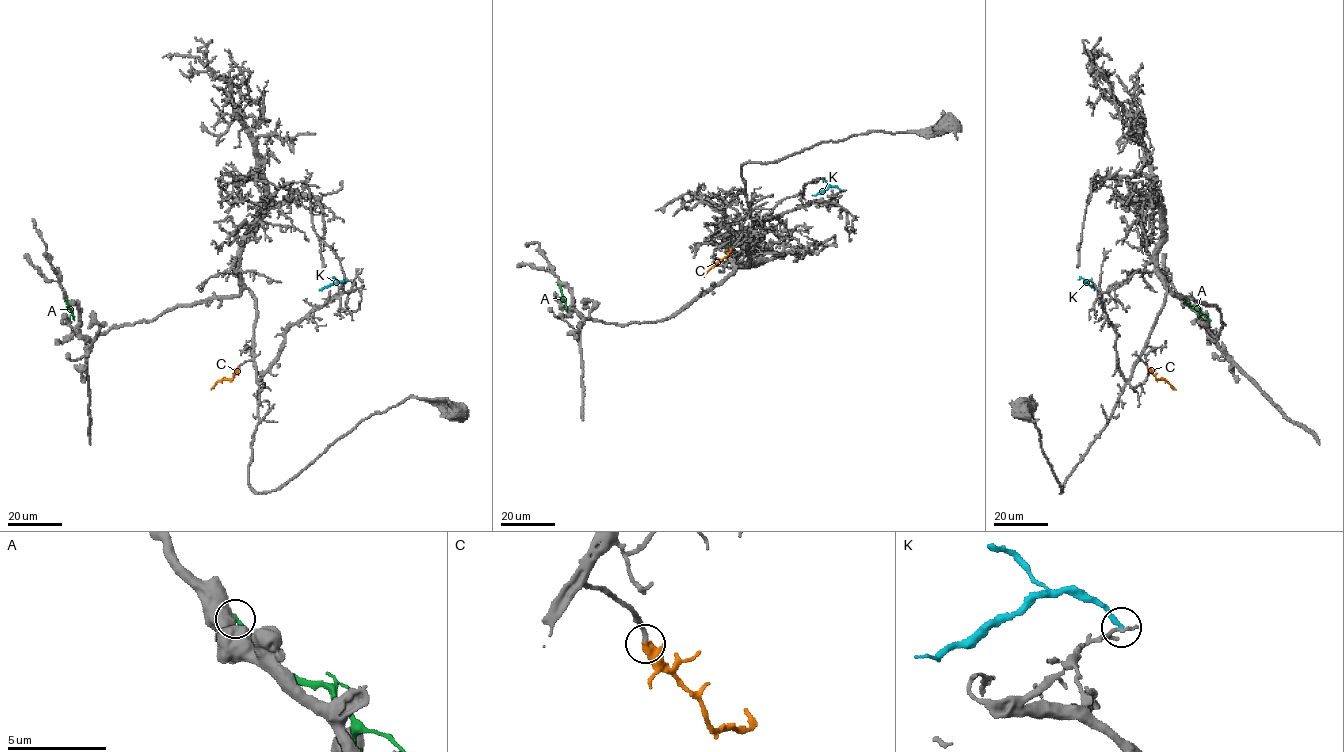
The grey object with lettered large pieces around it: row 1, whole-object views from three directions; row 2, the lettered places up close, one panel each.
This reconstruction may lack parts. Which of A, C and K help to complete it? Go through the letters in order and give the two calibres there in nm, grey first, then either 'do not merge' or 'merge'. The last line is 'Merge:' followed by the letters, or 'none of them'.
A: calibres 800 and 240 nm; do not merge
C: calibres 240 and 480 nm; merge
K: calibres 280 and 240 nm; do not merge
Merge: C

